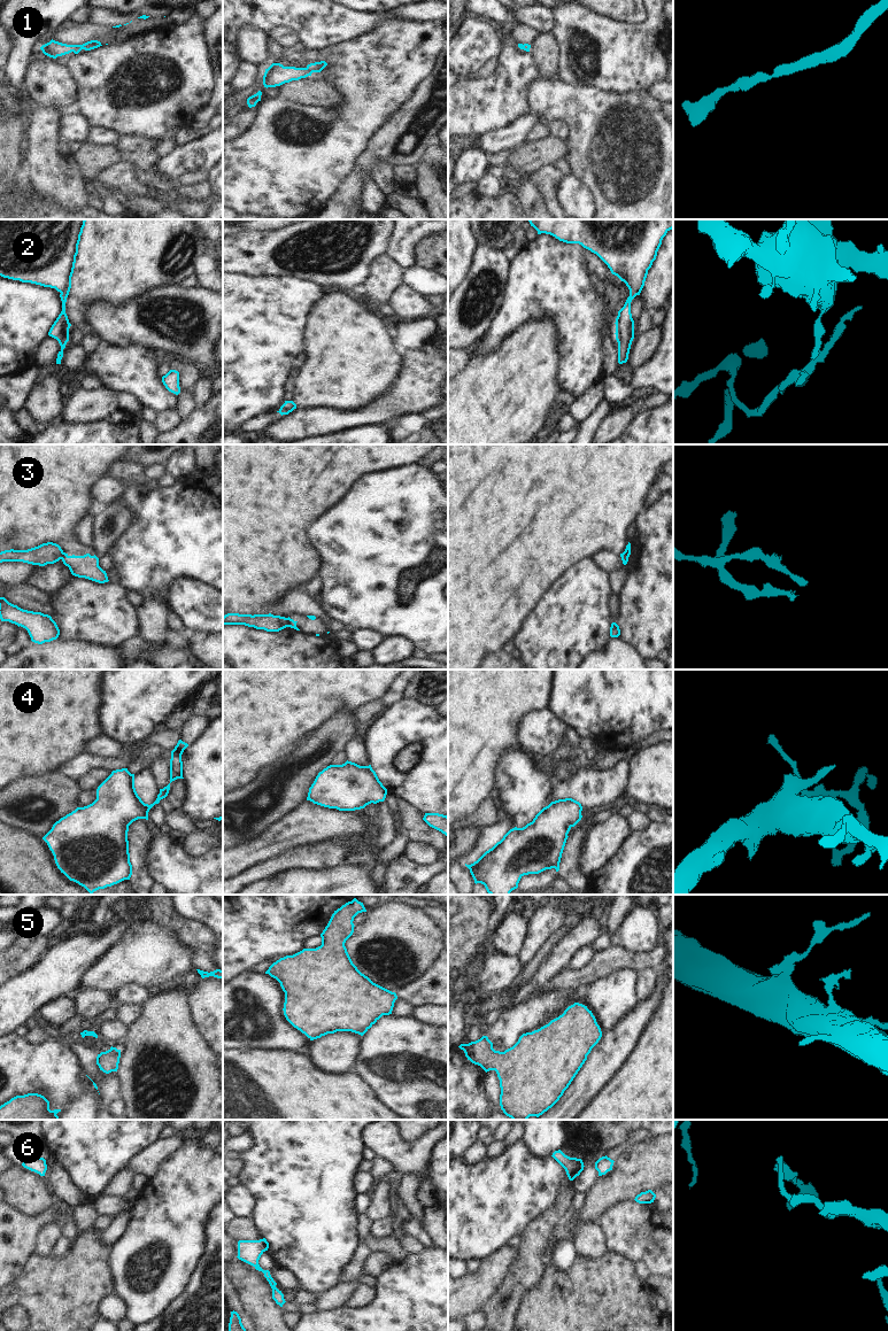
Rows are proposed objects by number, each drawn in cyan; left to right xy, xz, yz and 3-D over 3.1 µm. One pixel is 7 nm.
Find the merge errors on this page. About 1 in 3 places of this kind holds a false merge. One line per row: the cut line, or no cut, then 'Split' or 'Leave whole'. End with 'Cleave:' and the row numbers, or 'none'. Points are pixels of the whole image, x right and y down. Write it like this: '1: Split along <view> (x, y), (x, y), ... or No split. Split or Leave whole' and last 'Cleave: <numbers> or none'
1: No split. Leave whole
2: No split. Leave whole
3: Split along xz (287, 618), (288, 626). Split
4: No split. Leave whole
5: No split. Leave whole
6: No split. Leave whole
Cleave: 3.

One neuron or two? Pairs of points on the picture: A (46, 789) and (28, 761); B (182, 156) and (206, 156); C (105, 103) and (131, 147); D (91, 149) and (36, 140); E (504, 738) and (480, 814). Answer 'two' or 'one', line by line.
A: two
B: one
C: two
D: two
E: two

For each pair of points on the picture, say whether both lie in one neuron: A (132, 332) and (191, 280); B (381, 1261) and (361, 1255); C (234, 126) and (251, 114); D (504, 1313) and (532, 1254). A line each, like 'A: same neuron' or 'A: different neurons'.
A: different neurons
B: different neurons
C: same neuron
D: same neuron

